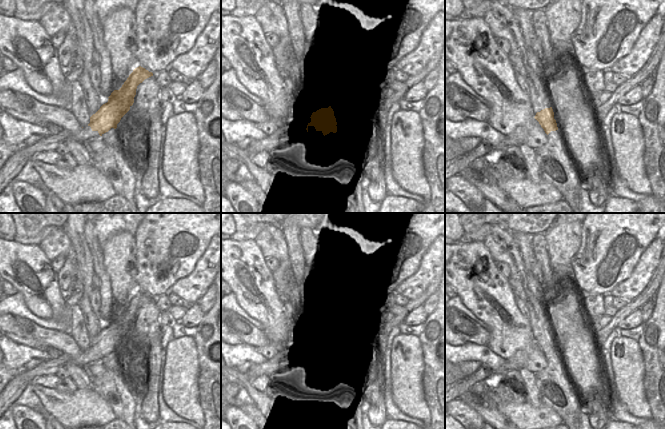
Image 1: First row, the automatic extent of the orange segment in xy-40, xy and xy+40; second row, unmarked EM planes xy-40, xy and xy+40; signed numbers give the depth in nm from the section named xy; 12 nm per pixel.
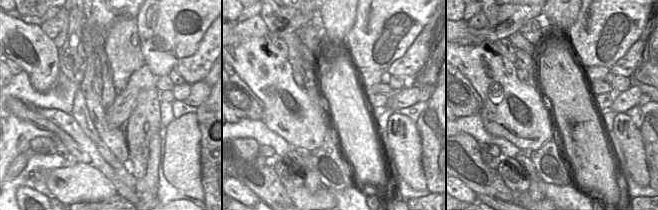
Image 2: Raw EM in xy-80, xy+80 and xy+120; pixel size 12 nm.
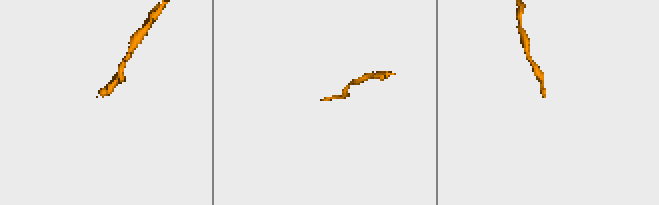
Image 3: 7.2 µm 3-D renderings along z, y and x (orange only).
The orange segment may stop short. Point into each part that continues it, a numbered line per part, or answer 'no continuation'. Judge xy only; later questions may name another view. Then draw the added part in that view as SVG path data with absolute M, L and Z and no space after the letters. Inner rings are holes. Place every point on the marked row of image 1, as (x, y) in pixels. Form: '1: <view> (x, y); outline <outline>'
1: xy (238, 172); outline M311 120L298 122L284 130L277 130L273 135L265 139L253 140L245 149L238 148L235 144L224 143L221 150L227 159L230 159L228 174L221 179L221 194L224 193L225 187L229 182L242 183L248 179L253 179L248 172L246 164L263 151L280 150L285 146L294 146L295 144L306 143L311 136L306 128Z

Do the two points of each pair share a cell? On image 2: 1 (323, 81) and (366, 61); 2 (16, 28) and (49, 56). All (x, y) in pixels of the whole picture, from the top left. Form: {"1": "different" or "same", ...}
{"1": "different", "2": "same"}

